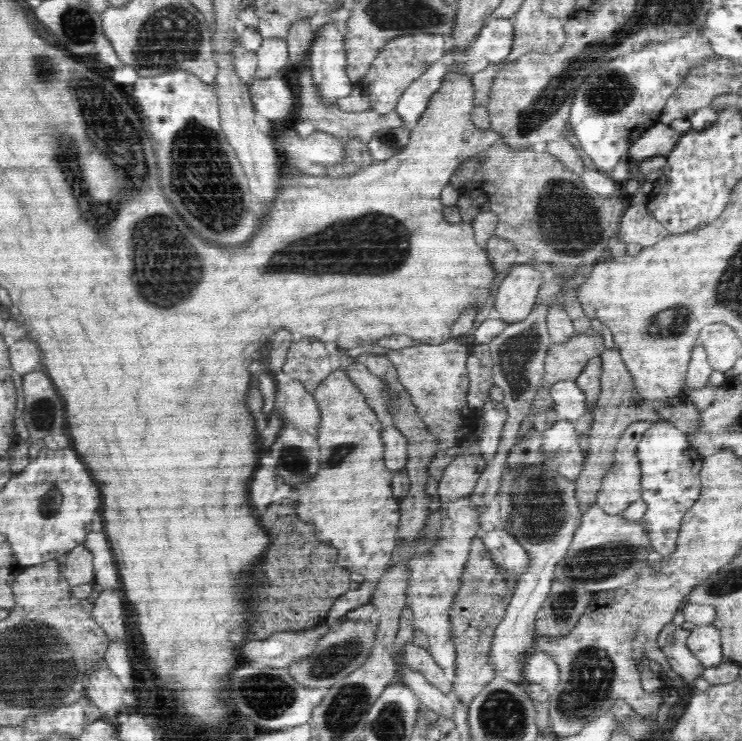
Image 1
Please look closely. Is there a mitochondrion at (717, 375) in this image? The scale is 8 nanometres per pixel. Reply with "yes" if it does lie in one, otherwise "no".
no

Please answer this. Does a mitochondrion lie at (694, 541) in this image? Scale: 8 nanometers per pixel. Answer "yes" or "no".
yes

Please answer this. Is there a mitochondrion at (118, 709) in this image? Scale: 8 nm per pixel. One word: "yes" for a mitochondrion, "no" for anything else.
no

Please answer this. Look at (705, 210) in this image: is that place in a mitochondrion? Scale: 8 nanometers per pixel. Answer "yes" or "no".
no

